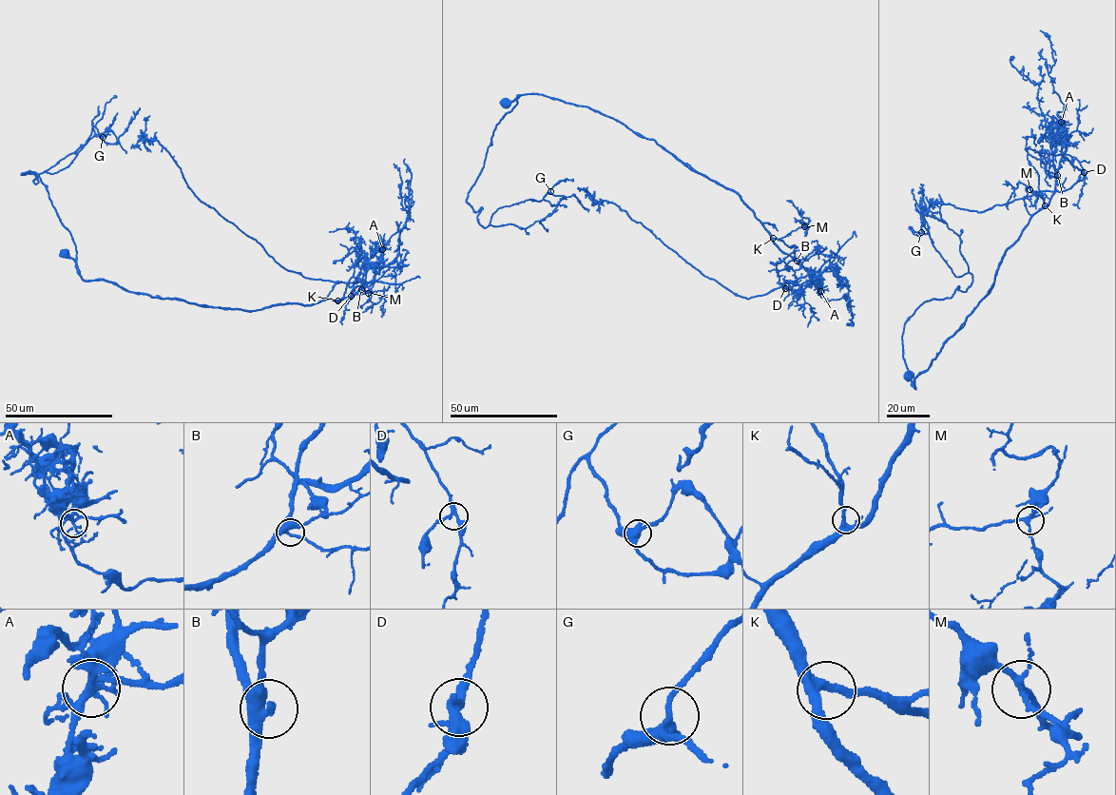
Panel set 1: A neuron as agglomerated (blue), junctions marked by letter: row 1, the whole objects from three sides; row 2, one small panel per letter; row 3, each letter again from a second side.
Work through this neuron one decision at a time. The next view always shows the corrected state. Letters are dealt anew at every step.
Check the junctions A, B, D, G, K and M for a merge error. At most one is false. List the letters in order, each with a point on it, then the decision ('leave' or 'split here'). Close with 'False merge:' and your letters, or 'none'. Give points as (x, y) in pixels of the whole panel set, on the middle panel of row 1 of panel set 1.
A: at (820, 291); split here
B: at (797, 261); leave
D: at (785, 288); leave
G: at (550, 191); leave
K: at (773, 238); leave
M: at (804, 226); leave
False merge: A

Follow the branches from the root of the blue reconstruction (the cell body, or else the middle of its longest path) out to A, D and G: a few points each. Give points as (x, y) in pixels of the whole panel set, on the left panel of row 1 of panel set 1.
A: (65, 253), (84, 280), (253, 311), (351, 297), (370, 257), (382, 249)
D: (65, 253), (84, 280), (205, 307), (253, 311), (336, 301), (367, 286), (359, 272), (351, 296)
G: (65, 253), (76, 261), (47, 187), (21, 174), (36, 184), (68, 166), (93, 126), (103, 137)

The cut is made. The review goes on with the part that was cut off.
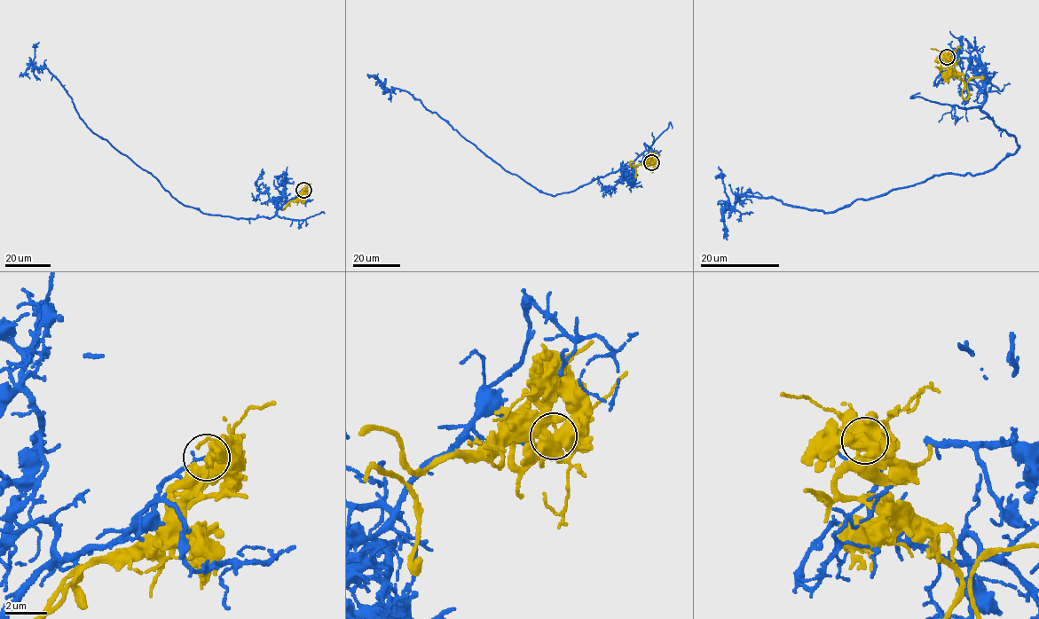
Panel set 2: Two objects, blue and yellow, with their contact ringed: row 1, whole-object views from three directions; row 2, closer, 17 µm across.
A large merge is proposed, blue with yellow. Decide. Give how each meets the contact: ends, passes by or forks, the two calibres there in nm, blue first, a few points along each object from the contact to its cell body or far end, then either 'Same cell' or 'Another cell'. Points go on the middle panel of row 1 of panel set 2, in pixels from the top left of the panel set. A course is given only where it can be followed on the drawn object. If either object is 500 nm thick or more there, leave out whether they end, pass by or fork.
At the ring blue ends. At the ring yellow ends. Thickness 120 nm (blue) against 440 nm. Course of blue: (651, 162), (643, 160), (626, 175), (619, 169), (551, 195), (506, 170), (413, 95), (382, 86), (389, 92). Course of yellow: (651, 162), (649, 156), (636, 167), (636, 176). Another cell

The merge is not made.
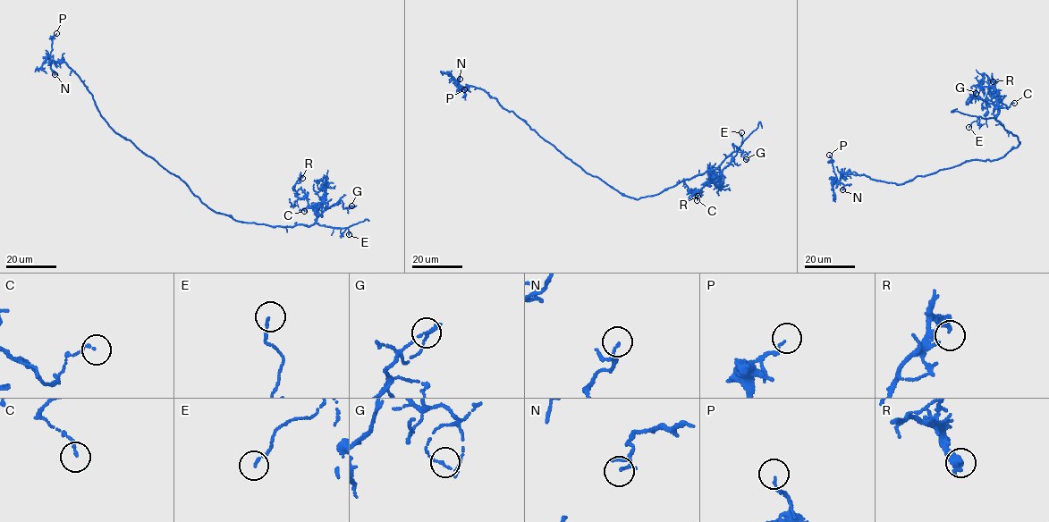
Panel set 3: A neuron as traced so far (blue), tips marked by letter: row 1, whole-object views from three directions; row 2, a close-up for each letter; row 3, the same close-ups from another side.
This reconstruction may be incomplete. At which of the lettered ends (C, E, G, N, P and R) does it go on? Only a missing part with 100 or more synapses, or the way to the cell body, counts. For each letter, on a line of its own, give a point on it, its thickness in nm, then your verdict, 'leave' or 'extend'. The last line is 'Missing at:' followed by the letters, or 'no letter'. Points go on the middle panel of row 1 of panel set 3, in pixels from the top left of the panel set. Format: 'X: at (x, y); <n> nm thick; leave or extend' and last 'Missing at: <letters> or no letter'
C: at (697, 200); 100 nm thick; leave
E: at (741, 132); 110 nm thick; leave
G: at (746, 159); 100 nm thick; leave
N: at (460, 79); 130 nm thick; leave
P: at (464, 89); 110 nm thick; leave
R: at (697, 196); 280 nm thick; leave
Missing at: no letter

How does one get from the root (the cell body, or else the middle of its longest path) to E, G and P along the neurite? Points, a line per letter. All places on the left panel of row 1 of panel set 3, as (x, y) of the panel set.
E: (186, 183), (208, 207), (239, 221), (285, 227), (318, 223), (347, 228), (349, 234)
G: (186, 183), (215, 211), (239, 221), (272, 226), (310, 225), (325, 208), (340, 200), (344, 208), (351, 206)
P: (186, 183), (139, 149), (131, 140), (116, 133), (74, 71), (64, 63), (51, 60), (52, 37), (56, 33)

